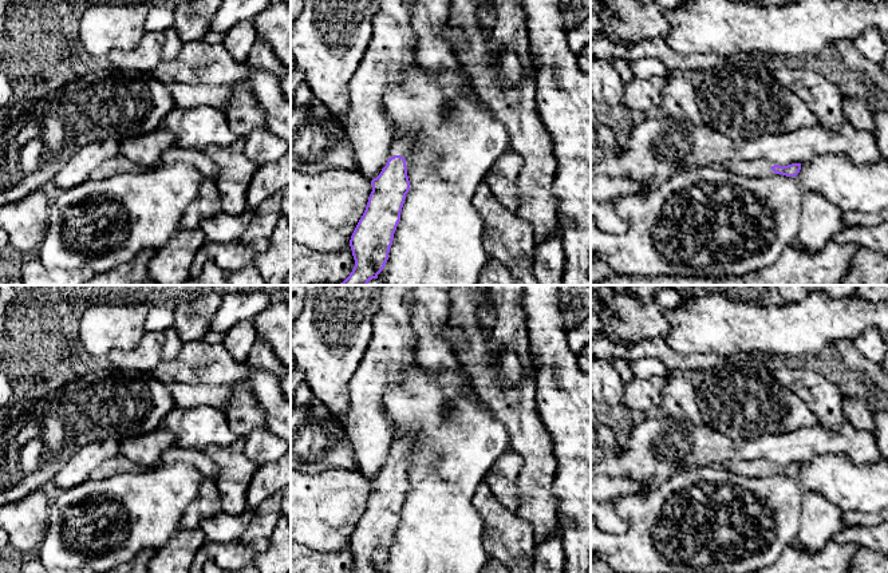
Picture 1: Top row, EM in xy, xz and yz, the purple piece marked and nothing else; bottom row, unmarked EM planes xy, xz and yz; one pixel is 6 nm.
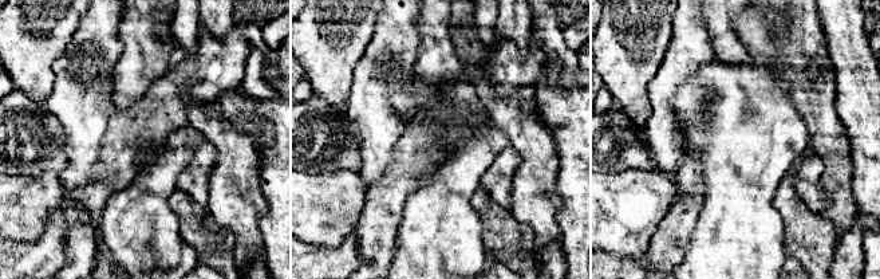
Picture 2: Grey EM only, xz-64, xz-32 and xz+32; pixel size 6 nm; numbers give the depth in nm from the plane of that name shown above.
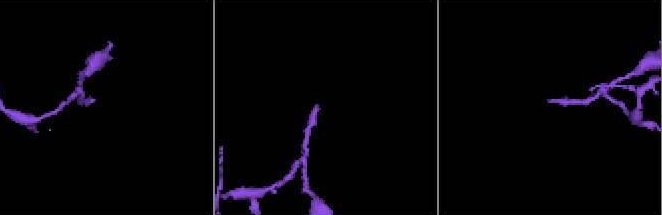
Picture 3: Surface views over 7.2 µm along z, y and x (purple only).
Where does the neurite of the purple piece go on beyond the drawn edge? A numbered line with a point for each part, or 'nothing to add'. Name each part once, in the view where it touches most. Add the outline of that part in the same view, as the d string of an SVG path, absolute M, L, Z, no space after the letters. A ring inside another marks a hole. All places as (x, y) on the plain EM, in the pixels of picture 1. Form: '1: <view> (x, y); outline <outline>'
1: xz (403, 447); outline M403 438L399 440L395 440L390 450L390 458L394 455L400 455L406 459L406 466L411 463L411 454L415 447L415 439L414 438Z

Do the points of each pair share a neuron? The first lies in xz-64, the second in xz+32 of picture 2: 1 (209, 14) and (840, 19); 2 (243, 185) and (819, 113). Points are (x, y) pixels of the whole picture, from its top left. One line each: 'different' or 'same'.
1: different
2: same

